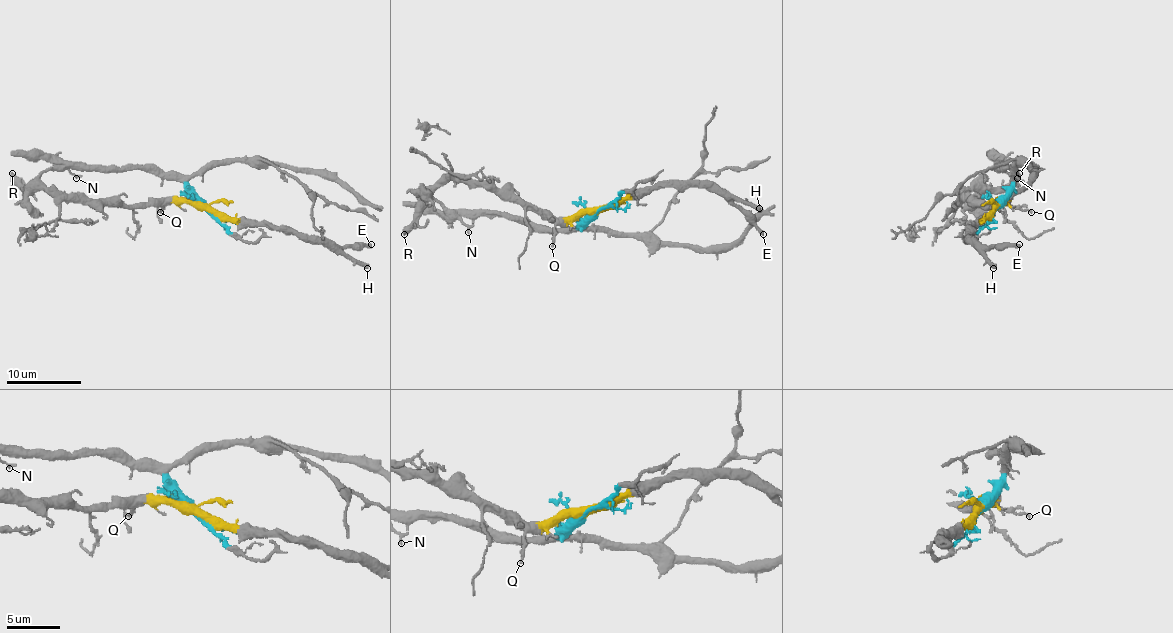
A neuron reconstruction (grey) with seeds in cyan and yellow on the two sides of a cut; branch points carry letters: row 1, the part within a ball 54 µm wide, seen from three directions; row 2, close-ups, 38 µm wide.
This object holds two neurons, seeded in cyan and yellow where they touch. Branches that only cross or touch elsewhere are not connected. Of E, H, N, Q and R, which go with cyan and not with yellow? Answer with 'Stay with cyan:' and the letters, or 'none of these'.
Stay with cyan: none of these

